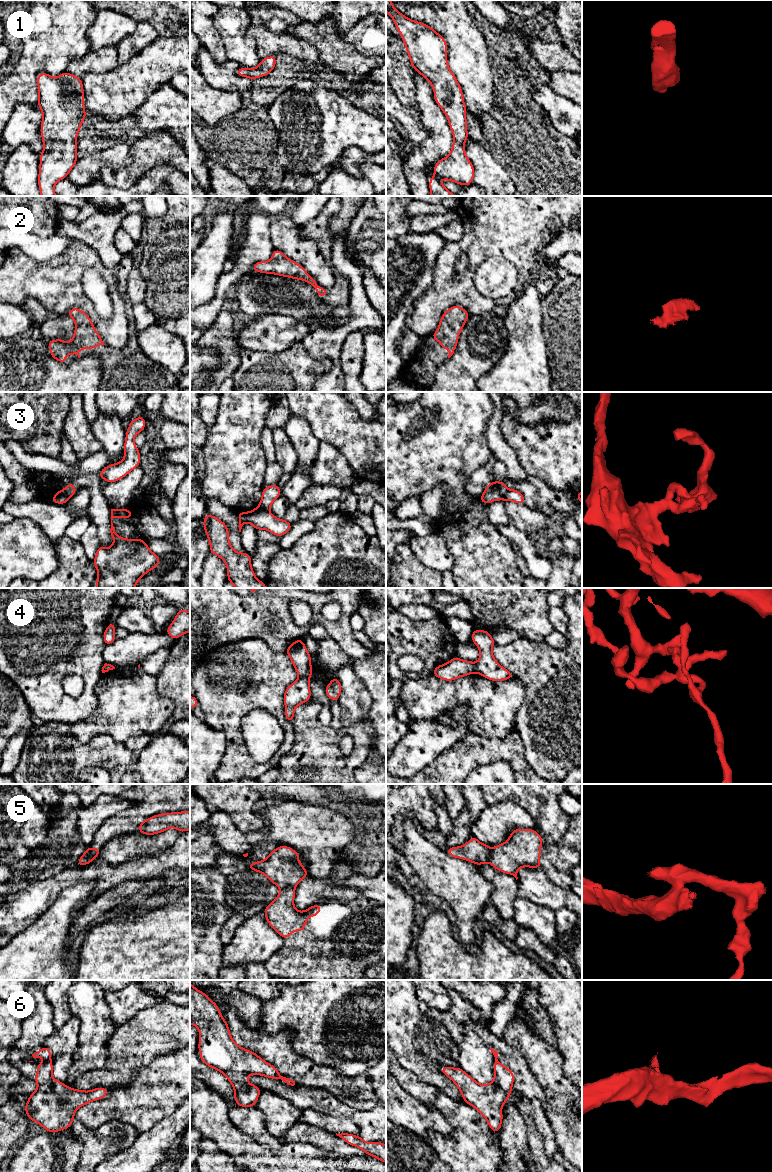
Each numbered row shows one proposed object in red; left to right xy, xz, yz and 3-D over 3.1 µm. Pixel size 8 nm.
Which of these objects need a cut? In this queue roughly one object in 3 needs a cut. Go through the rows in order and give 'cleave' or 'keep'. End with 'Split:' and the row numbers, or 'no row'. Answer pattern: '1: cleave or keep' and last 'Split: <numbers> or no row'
1: keep
2: keep
3: cleave
4: cleave
5: cleave
6: keep
Split: 3, 4, 5

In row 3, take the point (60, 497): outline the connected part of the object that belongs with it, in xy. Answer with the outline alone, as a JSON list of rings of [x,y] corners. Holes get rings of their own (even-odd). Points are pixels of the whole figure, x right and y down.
[[[59,490],[54,494],[54,497],[50,501],[55,504],[65,504],[73,495],[74,494],[66,494],[64,491]]]

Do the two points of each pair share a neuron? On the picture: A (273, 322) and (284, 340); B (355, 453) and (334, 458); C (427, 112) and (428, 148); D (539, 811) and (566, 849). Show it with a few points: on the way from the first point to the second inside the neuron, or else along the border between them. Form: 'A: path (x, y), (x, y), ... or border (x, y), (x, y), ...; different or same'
A: path (273, 326), (273, 329), (280, 336); same
B: border (326, 441), (343, 455), (357, 476); different
C: path (435, 121), (435, 139); same
D: border (569, 818), (568, 829), (558, 841); different

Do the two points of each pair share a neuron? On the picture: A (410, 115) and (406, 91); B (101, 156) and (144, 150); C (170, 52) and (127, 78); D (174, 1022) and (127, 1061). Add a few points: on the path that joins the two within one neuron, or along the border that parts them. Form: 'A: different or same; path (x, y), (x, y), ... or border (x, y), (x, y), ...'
A: different; border (396, 94), (397, 98), (404, 105), (416, 109)
B: different; border (130, 145), (130, 164), (108, 163)
C: same; path (159, 62), (138, 78)
D: same; path (162, 1028), (139, 1049)

